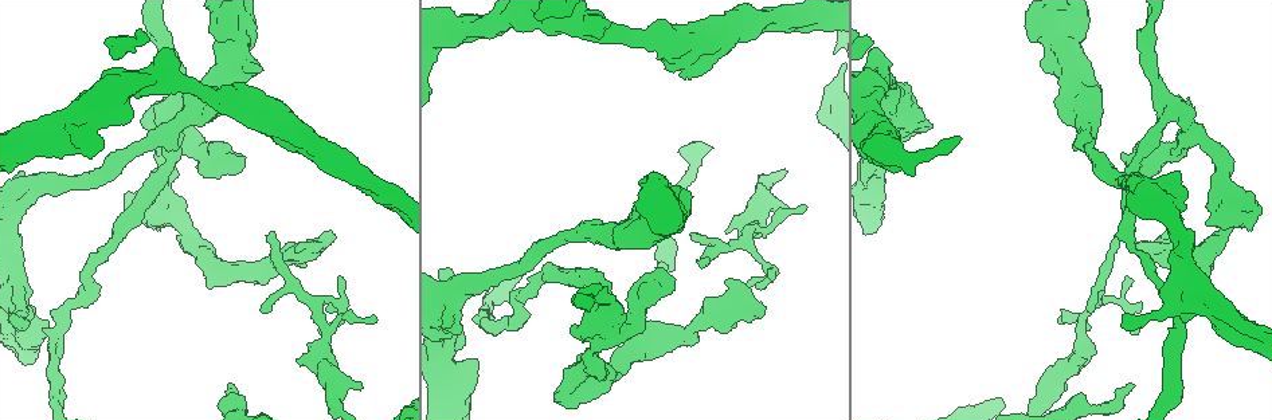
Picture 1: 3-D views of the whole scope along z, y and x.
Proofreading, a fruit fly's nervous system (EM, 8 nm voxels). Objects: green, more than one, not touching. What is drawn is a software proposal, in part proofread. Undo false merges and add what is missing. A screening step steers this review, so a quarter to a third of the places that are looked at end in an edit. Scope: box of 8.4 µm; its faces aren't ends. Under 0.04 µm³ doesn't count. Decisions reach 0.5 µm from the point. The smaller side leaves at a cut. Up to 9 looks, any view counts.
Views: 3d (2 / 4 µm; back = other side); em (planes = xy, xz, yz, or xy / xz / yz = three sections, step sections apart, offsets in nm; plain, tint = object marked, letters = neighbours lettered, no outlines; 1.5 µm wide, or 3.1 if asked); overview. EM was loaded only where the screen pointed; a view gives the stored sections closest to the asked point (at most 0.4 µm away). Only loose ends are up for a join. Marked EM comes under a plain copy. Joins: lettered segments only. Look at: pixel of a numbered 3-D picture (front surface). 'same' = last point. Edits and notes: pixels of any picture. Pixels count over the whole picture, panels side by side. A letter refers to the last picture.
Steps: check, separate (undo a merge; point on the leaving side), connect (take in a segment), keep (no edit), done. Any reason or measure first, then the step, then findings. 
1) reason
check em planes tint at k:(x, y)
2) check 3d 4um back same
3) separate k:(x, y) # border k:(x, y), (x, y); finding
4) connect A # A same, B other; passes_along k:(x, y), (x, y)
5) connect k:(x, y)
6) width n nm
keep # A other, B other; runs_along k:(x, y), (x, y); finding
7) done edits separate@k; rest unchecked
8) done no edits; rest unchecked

narrows sharply
check 3d 2um at 1:(173, 160)

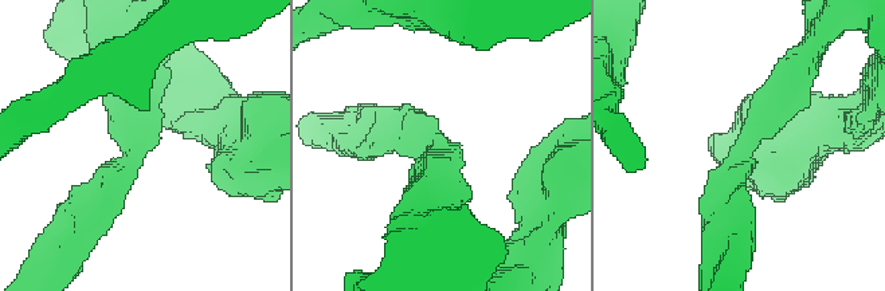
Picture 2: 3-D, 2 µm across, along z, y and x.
arm_widths 220, 220 nm; shape alone is not enough
check em planes tint at 2:(435, 145)

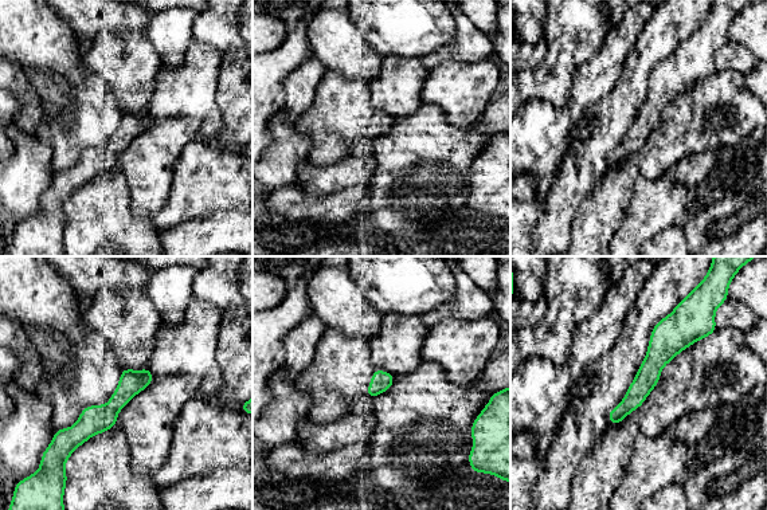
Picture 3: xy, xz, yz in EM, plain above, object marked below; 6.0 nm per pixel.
check em planes letters same

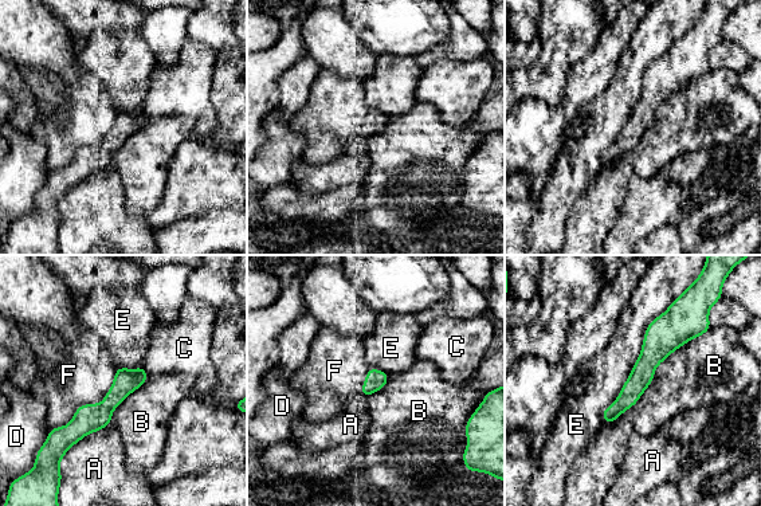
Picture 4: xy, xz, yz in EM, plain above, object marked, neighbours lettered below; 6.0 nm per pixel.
longest_contact E 850 nm
keep # A other, B other, C other, D other, E other, F other; all the same cell

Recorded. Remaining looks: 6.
narrows sharply
check em planes letters at 1:(535, 284)

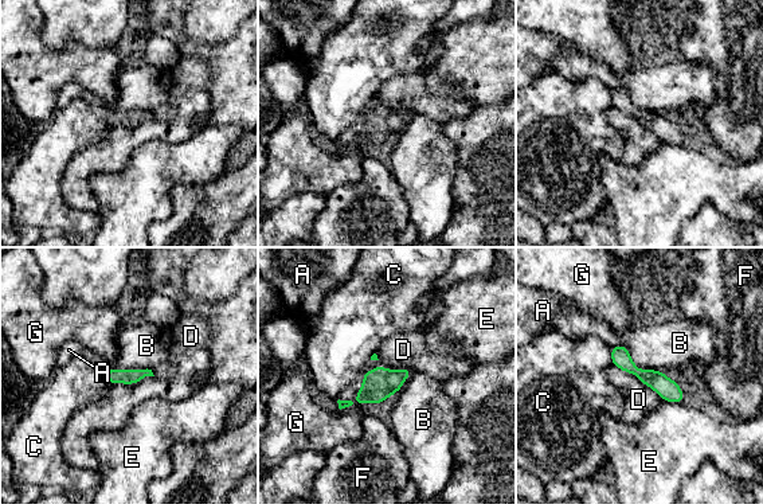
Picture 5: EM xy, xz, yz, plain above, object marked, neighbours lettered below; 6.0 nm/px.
keep # A other, B other, C other, D other, E other, F other, G other; runs_along 5:(614, 350), (679, 399); all the same cell

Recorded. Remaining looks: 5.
free end
check 3d 2um back at 1:(270, 232)

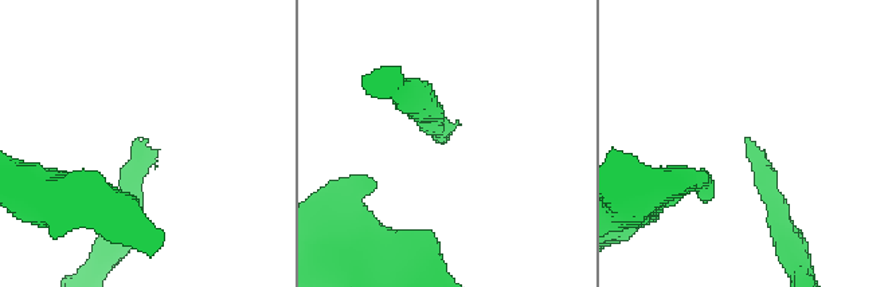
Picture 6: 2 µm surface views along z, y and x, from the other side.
need the tissue
check em xz step 4 letters at 6:(746, 138)

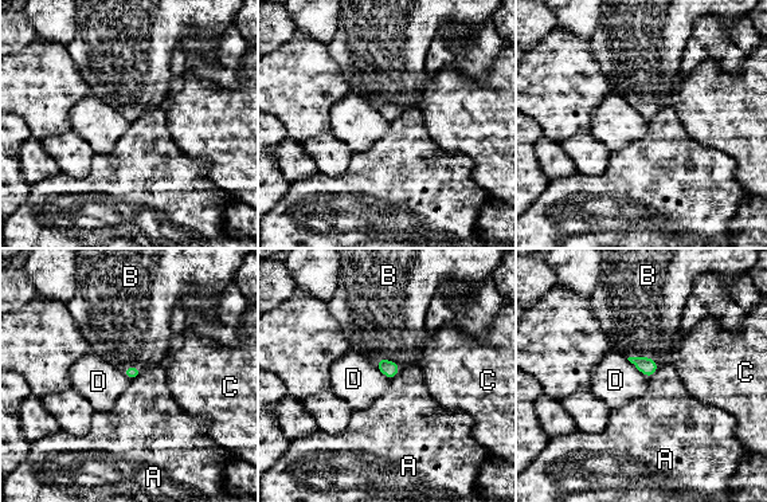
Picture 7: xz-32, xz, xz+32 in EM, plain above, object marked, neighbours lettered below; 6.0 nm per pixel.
connect B # A other, B same, C other, D other; passes_along 7:(390, 369), (390, 361), (386, 320); the cell continues

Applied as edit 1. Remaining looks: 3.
check overview

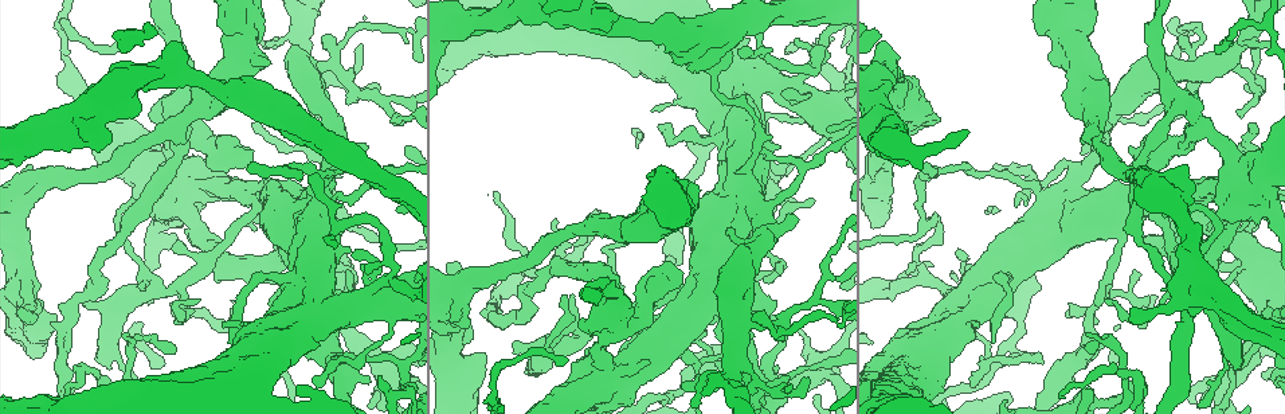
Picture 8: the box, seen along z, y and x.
thick end
check 3d 2um at 8:(222, 327)

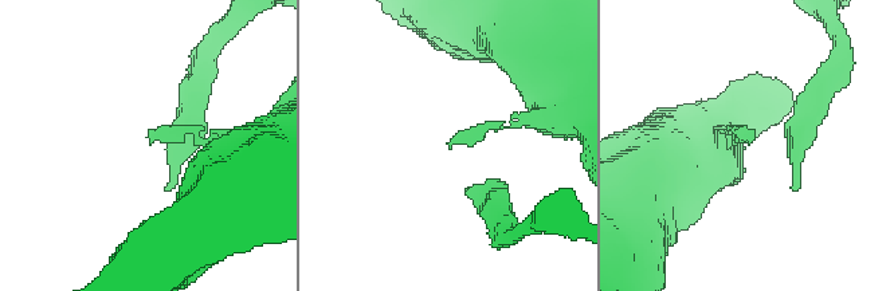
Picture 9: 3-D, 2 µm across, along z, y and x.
check em planes letters at 9:(152, 141)

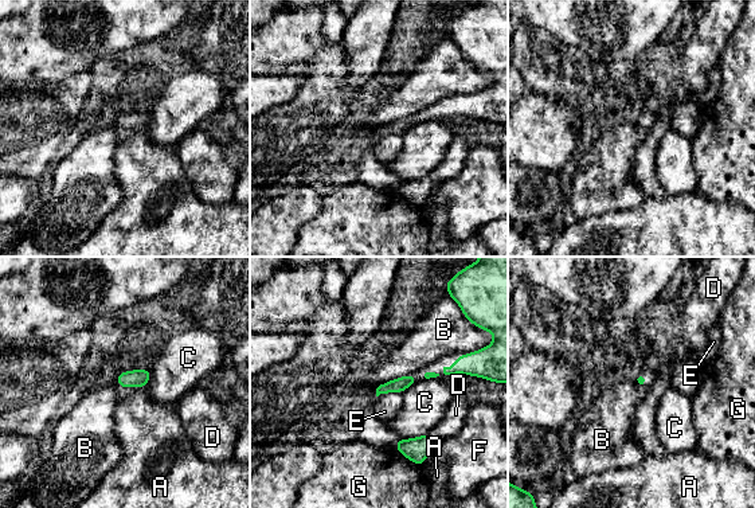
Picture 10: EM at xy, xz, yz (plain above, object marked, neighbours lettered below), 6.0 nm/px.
keep # A other, B other, C other, D other, E other, F other, G other; no lettered segment goes on from it

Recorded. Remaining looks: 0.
done edits connect@7; rest unchecked

